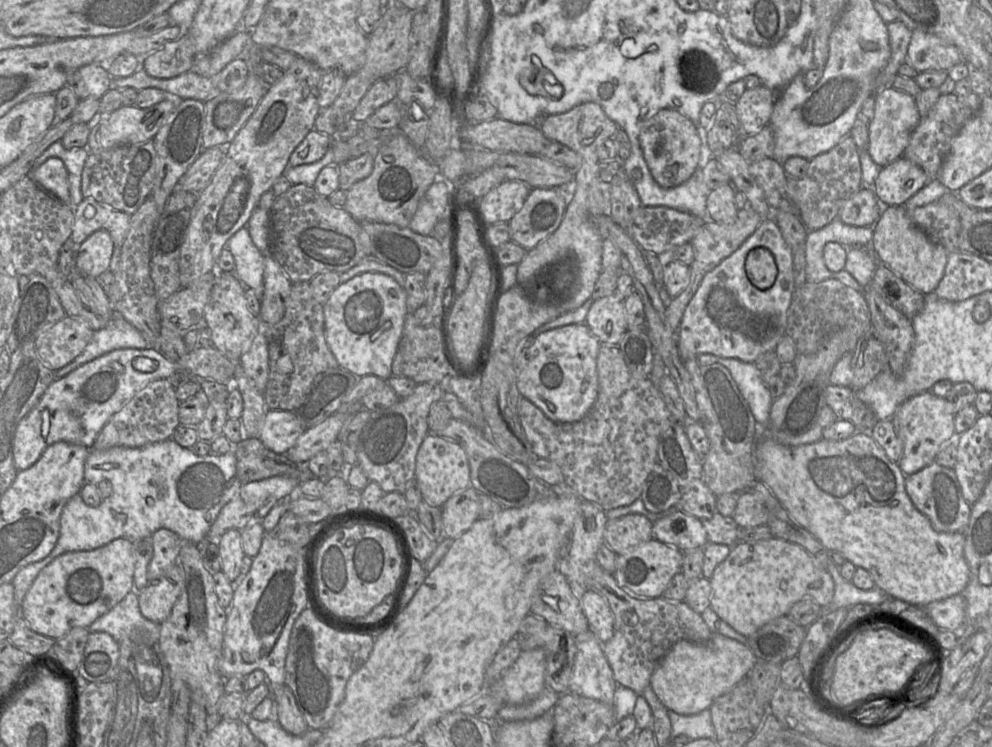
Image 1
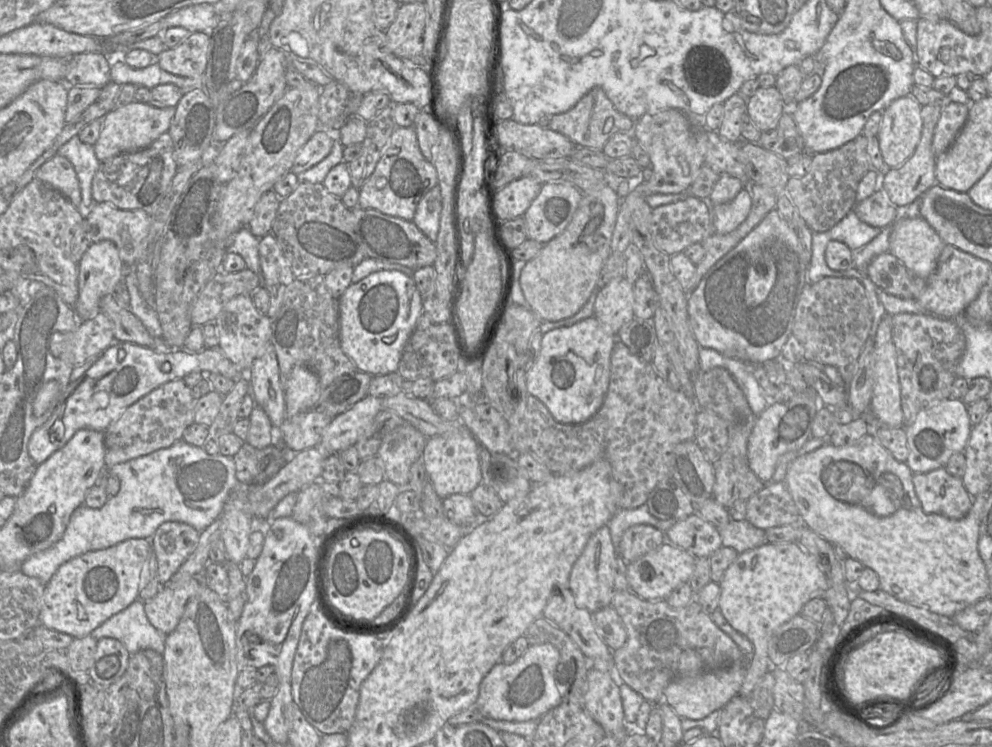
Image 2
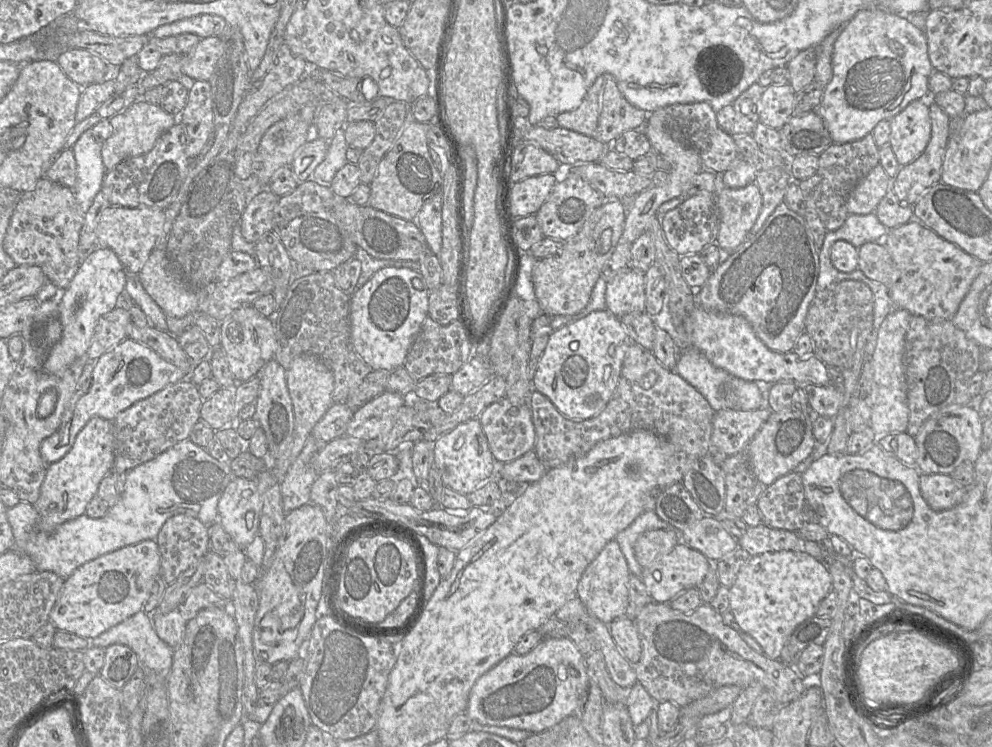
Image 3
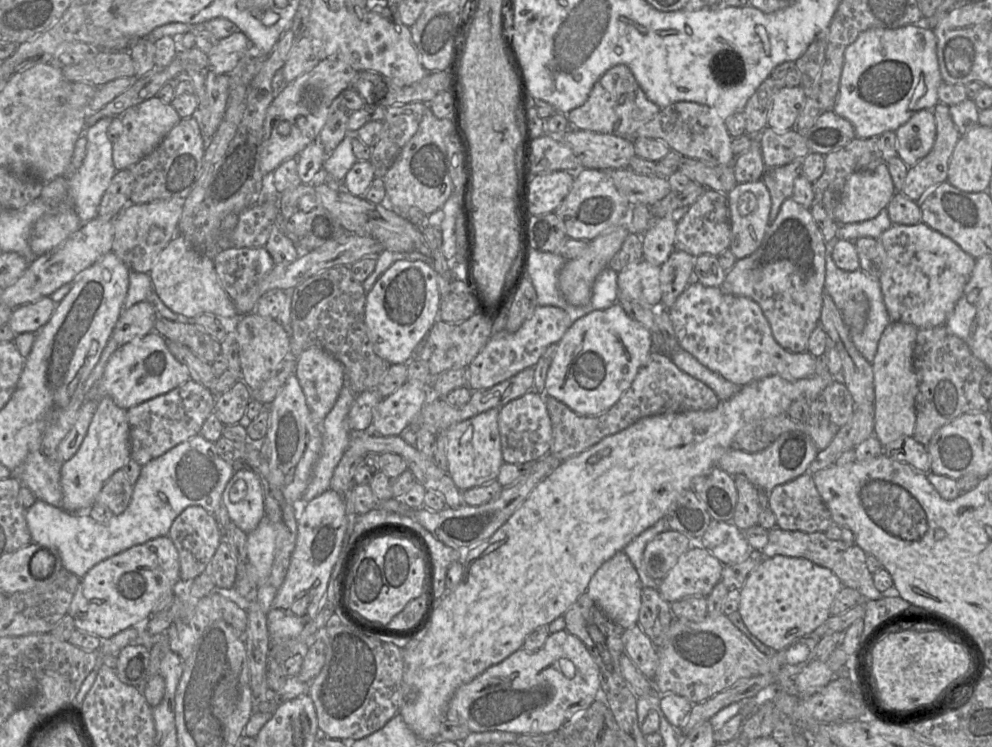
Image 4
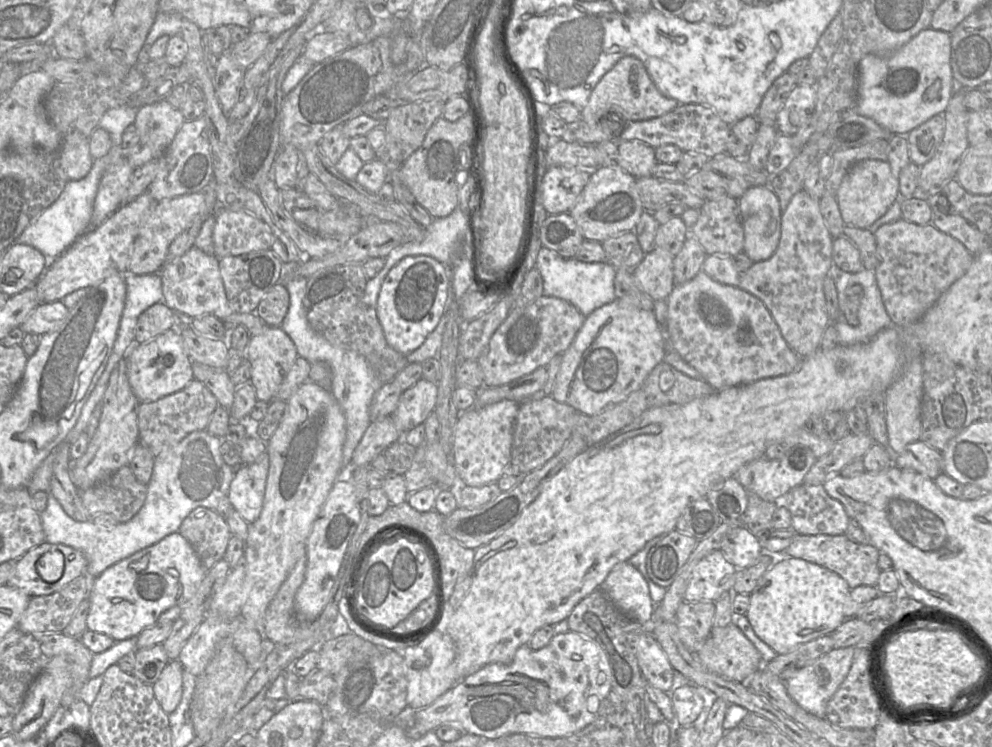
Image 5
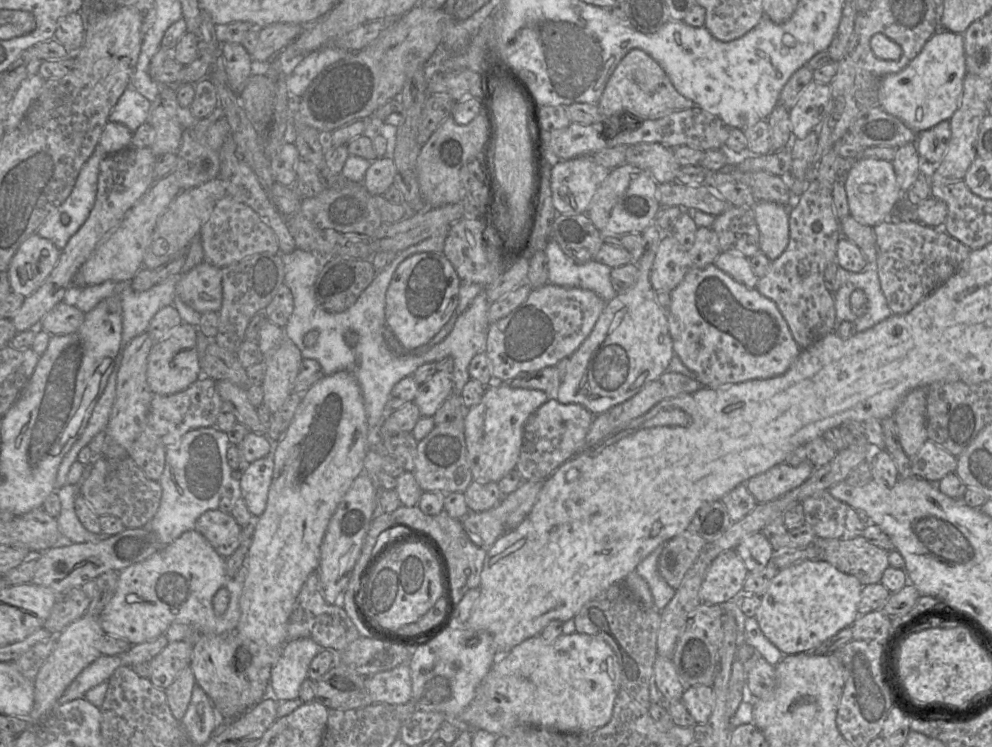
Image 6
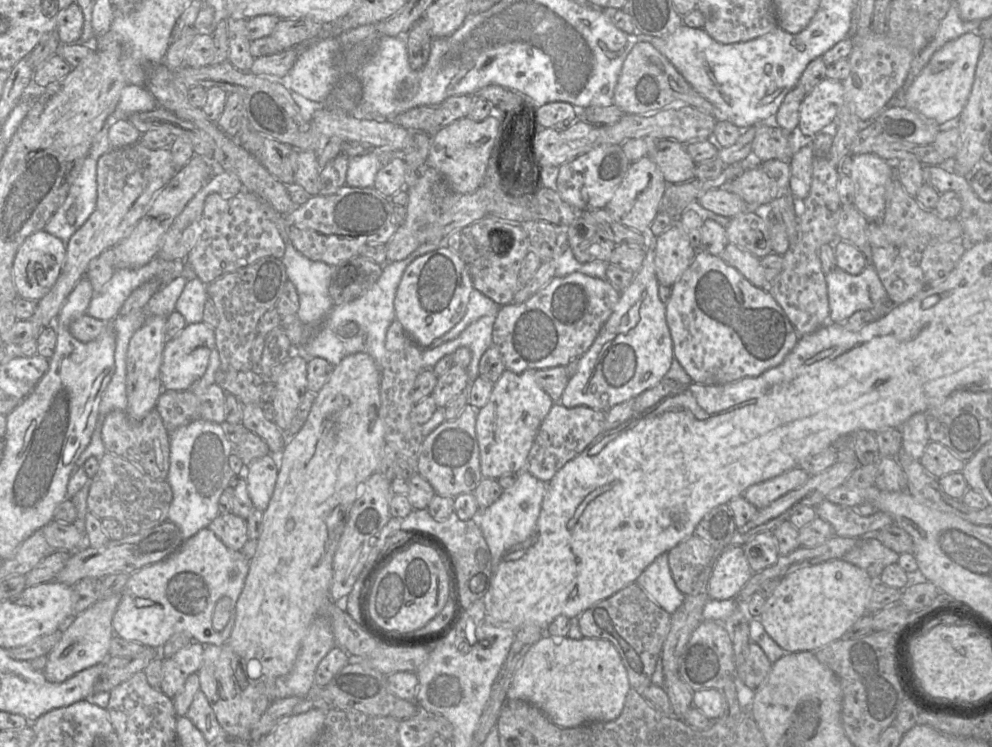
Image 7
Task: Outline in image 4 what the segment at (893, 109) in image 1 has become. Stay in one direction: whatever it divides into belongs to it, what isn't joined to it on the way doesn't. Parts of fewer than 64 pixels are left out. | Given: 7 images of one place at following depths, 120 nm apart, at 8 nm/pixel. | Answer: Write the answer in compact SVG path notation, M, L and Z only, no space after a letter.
M922 109L896 131L898 156L914 166L932 149L936 139L936 121L933 110Z

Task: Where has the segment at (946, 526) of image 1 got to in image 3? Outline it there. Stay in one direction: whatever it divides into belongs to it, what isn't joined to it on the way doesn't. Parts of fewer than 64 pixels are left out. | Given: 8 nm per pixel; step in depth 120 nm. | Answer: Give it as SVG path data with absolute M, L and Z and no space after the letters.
M921 474L919 486L923 498L935 511L959 505L967 494L967 488L957 483L950 474Z

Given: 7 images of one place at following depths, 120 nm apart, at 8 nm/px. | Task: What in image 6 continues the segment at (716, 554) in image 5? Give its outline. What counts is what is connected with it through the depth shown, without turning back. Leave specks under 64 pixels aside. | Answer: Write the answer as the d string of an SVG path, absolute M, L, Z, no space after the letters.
M735 550L719 554L710 564L699 590L701 602L722 605L738 599L749 571Z

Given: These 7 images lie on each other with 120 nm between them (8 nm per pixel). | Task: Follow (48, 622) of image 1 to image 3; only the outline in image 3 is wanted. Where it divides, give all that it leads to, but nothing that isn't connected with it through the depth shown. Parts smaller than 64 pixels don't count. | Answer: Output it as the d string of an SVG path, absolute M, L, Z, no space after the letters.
M143 540L104 554L84 563L65 579L49 622L57 630L92 640L142 610L158 576L161 565L156 540Z

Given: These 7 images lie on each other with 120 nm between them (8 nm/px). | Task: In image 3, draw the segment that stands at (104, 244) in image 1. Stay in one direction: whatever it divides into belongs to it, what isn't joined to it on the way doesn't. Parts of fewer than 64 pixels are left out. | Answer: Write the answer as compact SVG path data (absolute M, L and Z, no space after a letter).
M96 247L84 255L69 285L58 297L62 337L44 362L46 372L61 376L86 354L99 319L117 307L119 296L125 292L126 276L127 271L111 249Z

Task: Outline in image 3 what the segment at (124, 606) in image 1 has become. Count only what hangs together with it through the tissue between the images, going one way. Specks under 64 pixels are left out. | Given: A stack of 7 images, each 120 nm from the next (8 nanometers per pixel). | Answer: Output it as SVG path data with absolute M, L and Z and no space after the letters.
M143 609L90 640L89 646L106 648L113 644L126 645L136 653L139 667L149 671L146 672L147 689L153 684L166 684L172 667L174 649L159 638L151 616Z

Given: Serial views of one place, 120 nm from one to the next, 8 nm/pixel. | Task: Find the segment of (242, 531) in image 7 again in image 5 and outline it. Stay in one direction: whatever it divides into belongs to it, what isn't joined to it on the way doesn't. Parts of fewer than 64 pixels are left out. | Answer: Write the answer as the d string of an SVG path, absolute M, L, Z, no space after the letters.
M206 507L194 509L182 521L178 532L189 542L207 571L223 558L232 536L227 520Z

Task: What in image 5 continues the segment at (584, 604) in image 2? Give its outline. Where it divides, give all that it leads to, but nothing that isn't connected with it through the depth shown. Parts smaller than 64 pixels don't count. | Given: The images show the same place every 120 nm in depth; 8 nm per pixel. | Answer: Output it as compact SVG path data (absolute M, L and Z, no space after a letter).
M628 561L616 564L600 589L607 593L624 614L642 625L651 625L655 604L651 600L649 587L639 570Z

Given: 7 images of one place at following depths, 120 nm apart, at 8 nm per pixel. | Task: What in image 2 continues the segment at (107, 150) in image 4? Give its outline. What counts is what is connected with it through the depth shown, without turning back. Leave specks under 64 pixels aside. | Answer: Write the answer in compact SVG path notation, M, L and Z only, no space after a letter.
M74 136L58 149L57 155L67 158L72 164L79 181L80 210L88 210L94 203L92 180L100 164L94 146L85 144L78 136Z

